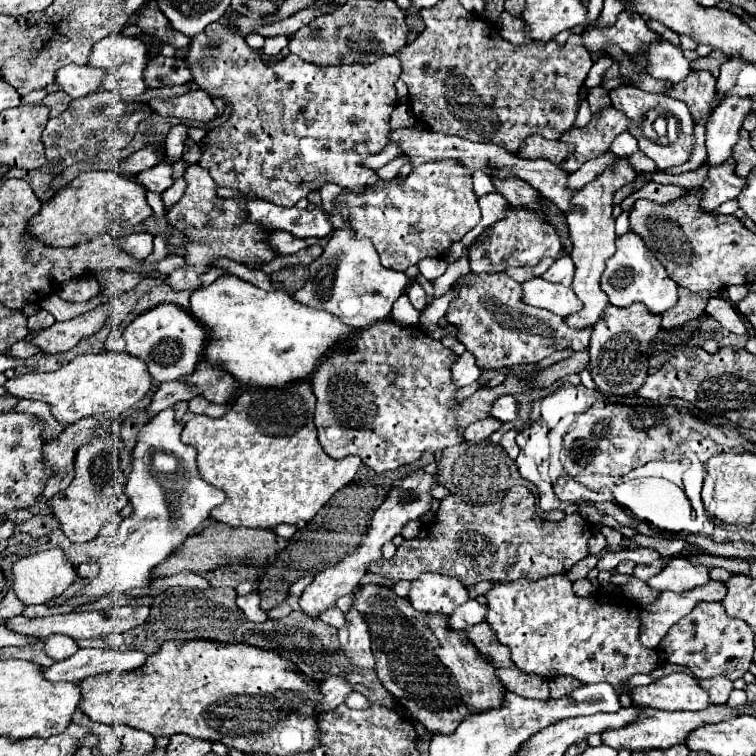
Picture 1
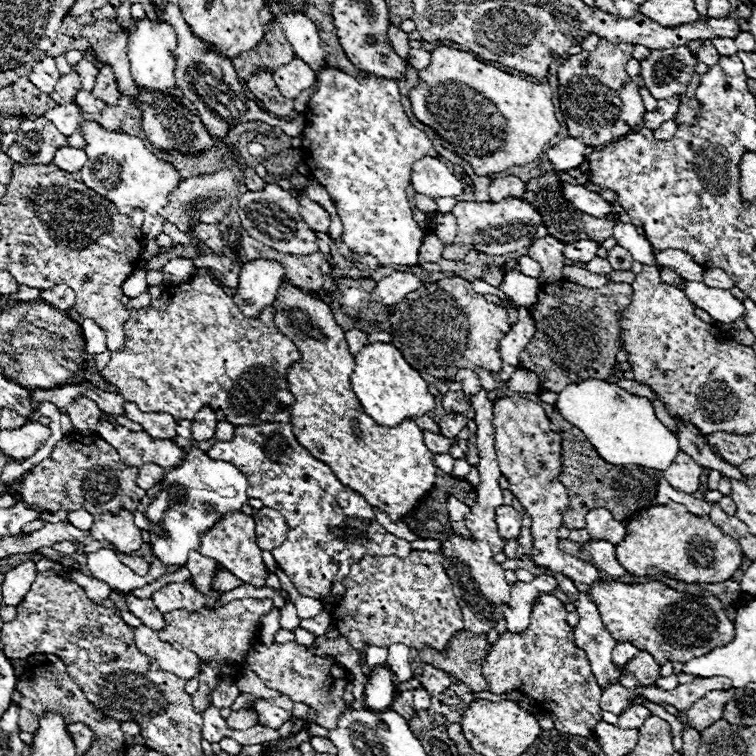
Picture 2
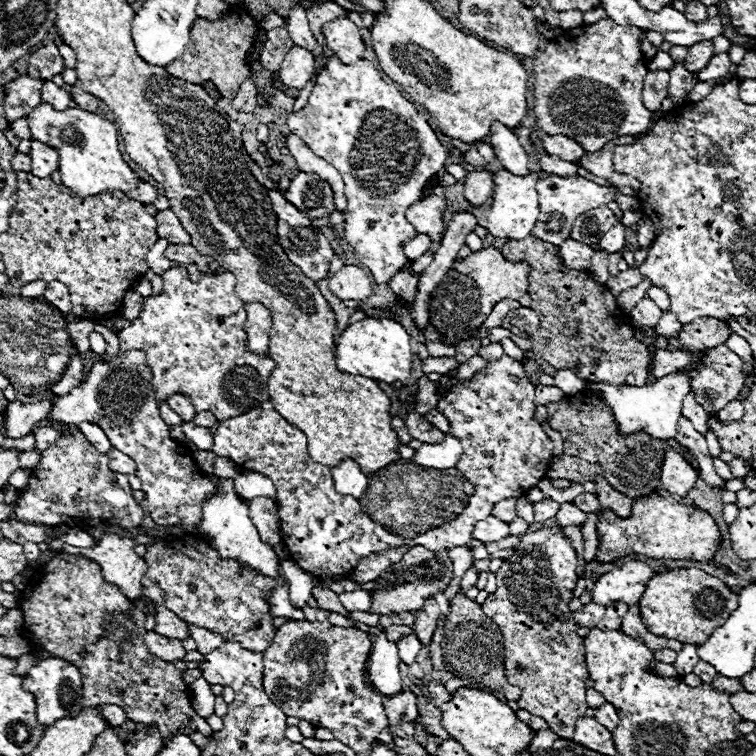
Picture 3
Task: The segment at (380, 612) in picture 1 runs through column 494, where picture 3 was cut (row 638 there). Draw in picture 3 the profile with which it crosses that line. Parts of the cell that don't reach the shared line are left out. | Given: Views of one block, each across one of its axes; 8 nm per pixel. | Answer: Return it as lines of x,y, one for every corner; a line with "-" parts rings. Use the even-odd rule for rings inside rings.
676,568
654,576
638,604
644,624
654,634
676,638
682,644
702,644
736,610
738,596
722,580
698,568

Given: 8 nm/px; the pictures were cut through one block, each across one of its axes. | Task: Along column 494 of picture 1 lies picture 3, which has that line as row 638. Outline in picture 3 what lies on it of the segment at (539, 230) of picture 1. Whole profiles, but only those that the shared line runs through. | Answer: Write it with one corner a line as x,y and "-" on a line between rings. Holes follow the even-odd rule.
184,536
174,542
146,546
144,560
148,572
142,580
142,594
152,602
176,612
184,622
220,634
224,640
236,640
242,648
264,652
272,644
274,628
268,614
266,596
274,580
246,570
242,576
234,560
220,560
204,540

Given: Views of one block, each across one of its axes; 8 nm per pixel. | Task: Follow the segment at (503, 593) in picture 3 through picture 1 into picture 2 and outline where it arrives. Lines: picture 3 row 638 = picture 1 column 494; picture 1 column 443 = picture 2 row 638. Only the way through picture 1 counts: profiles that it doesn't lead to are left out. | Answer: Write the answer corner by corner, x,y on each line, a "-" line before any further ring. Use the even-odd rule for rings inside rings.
540,594
540,604
534,606
528,630
520,634
506,632
490,648
482,676
492,694
506,694
508,690
520,690
532,696
538,706
550,714
556,730
588,736
590,730
602,720
600,696
602,690
594,680
588,660
574,644
574,628
566,622
564,604
552,594

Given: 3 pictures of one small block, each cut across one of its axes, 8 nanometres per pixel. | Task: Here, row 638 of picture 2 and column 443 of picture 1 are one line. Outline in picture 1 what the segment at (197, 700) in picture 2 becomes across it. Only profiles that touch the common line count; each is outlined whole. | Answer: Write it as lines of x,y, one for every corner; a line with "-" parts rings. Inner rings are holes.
440,160
432,164
422,164
412,174
398,184
396,180
386,182
386,186
378,184
374,188
366,188
362,194
340,194
336,198
338,202
344,202
350,210
350,220
356,236
370,238
374,242
374,248
378,250
380,262
386,268
404,272
408,266
418,264
422,258
444,258
454,242
460,242
466,232
470,232
476,222
480,220
480,208
478,200
472,192
472,178
466,174
468,170
454,160

